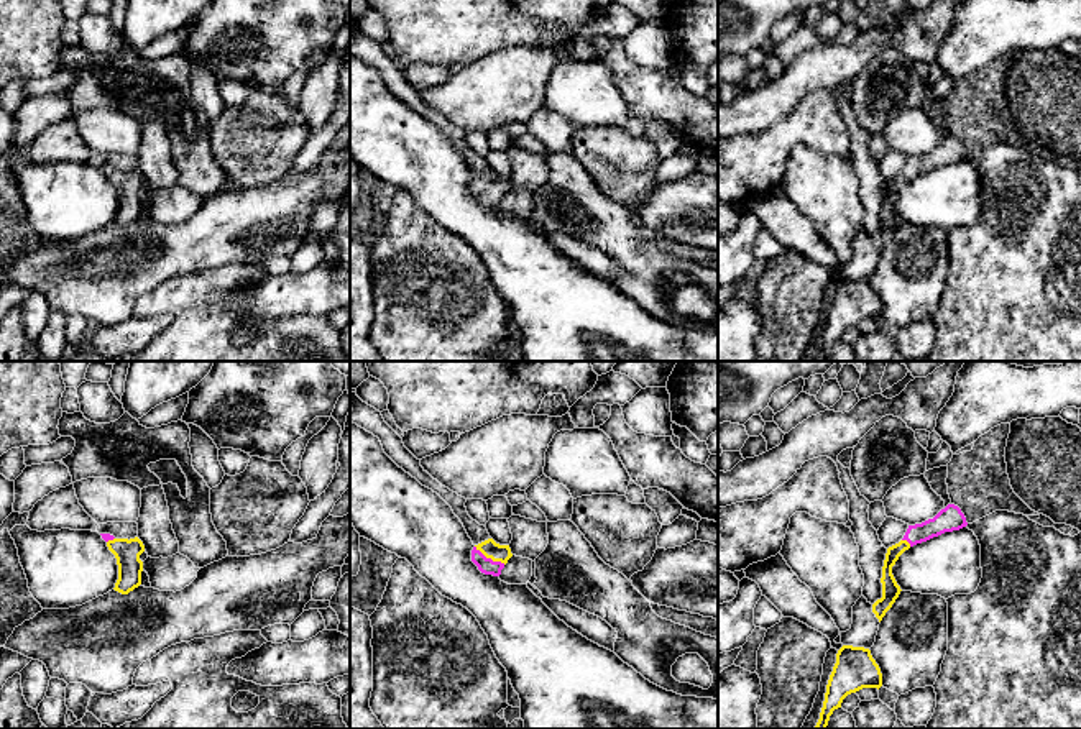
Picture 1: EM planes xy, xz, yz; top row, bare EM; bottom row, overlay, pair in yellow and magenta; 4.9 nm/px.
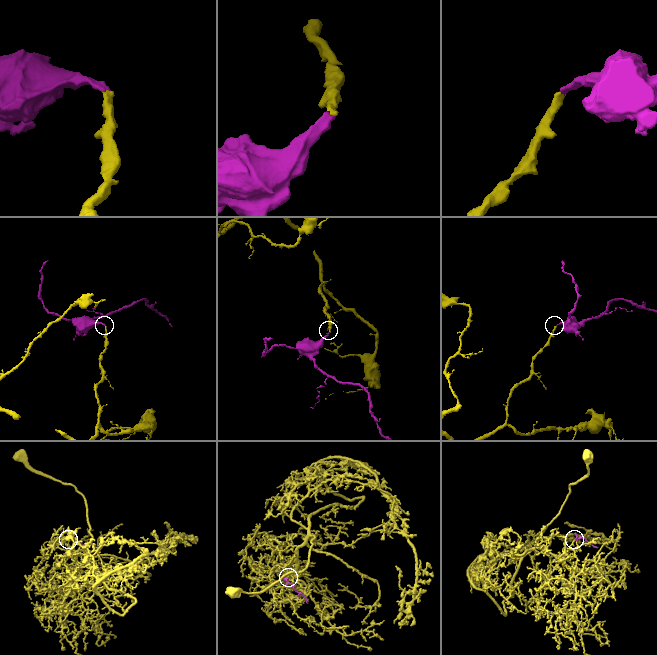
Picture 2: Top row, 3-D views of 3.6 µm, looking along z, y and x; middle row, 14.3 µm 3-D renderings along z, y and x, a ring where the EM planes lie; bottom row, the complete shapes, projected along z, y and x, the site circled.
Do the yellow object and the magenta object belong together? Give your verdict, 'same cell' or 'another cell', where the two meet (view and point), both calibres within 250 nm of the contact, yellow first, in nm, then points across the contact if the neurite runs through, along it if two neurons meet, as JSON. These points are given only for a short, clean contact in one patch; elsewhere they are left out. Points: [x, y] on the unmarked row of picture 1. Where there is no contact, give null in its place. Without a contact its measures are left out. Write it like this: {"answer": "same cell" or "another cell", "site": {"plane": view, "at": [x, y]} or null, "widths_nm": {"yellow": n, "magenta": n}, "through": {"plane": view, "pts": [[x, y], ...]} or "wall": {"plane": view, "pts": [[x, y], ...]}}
{"answer": "same cell", "site": {"plane": "xz", "at": [490, 189]}, "widths_nm": {"yellow": 90, "magenta": 80}, "through": {"plane": "xz", "pts": [[490, 181], [490, 189], [485, 197]]}}

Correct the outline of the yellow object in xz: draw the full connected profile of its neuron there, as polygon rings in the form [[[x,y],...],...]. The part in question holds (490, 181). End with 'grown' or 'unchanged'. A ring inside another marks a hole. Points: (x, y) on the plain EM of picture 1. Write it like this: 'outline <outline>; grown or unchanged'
outline [[[488,171],[472,182],[472,194],[485,207],[499,209],[501,202],[513,189],[509,177],[499,177],[493,171]]]; grown

